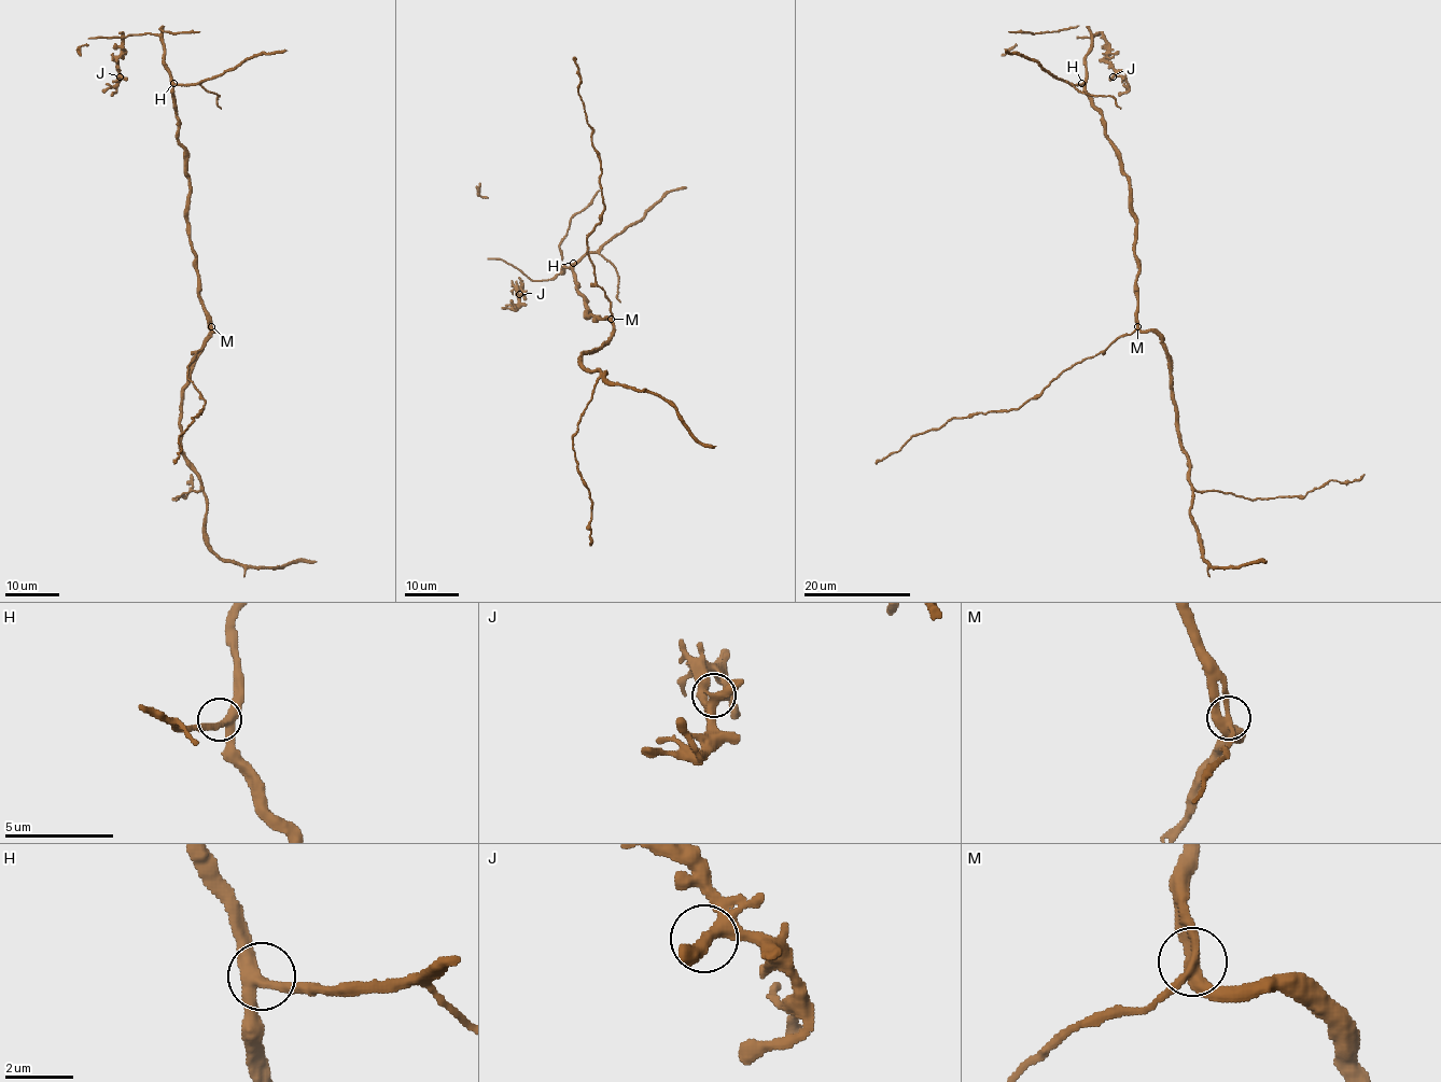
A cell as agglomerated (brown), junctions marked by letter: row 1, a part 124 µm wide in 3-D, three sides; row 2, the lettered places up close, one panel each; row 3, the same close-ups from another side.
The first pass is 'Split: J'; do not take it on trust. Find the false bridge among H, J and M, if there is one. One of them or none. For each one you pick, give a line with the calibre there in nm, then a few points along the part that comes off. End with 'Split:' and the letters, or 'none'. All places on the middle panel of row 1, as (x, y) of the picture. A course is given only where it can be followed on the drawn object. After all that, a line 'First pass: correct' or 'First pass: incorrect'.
Split: none
First pass: incorrect

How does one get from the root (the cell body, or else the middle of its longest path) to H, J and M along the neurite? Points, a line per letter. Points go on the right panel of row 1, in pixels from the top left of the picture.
H: (1136, 287), (1130, 178), (1123, 171), (1120, 153), (1106, 134), (1102, 112), (1081, 83)
J: (1136, 287), (1130, 178), (1086, 89), (1086, 53), (1095, 33), (1106, 42), (1113, 76)
M: (1136, 287), (1138, 326)

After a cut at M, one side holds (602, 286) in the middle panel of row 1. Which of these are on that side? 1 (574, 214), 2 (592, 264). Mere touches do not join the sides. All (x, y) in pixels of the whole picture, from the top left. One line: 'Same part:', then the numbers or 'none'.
Same part: 2

